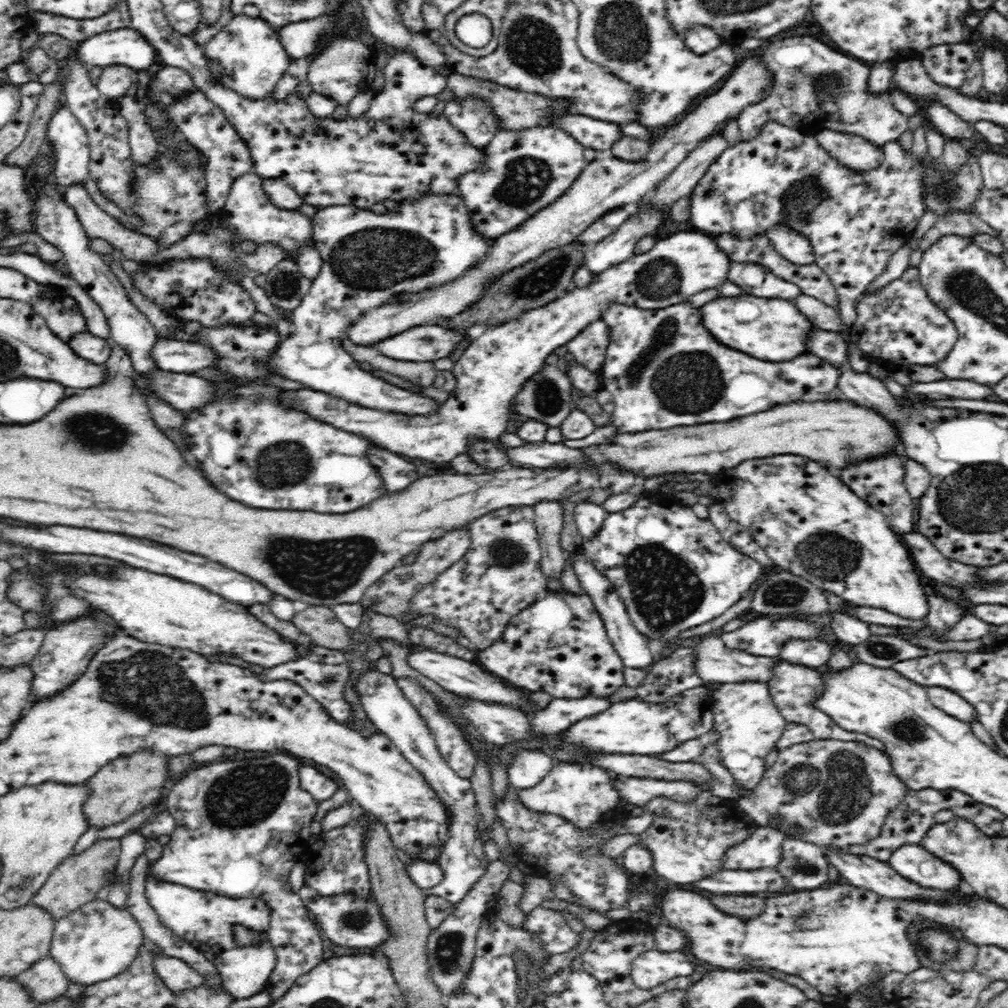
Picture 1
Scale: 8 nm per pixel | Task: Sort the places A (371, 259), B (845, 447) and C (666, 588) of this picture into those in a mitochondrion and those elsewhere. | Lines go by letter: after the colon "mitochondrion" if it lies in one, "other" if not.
A: mitochondrion
B: mitochondrion
C: mitochondrion

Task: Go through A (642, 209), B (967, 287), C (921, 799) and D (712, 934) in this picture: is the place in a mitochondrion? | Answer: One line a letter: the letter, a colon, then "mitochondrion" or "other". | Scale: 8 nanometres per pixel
A: other
B: mitochondrion
C: other
D: other

